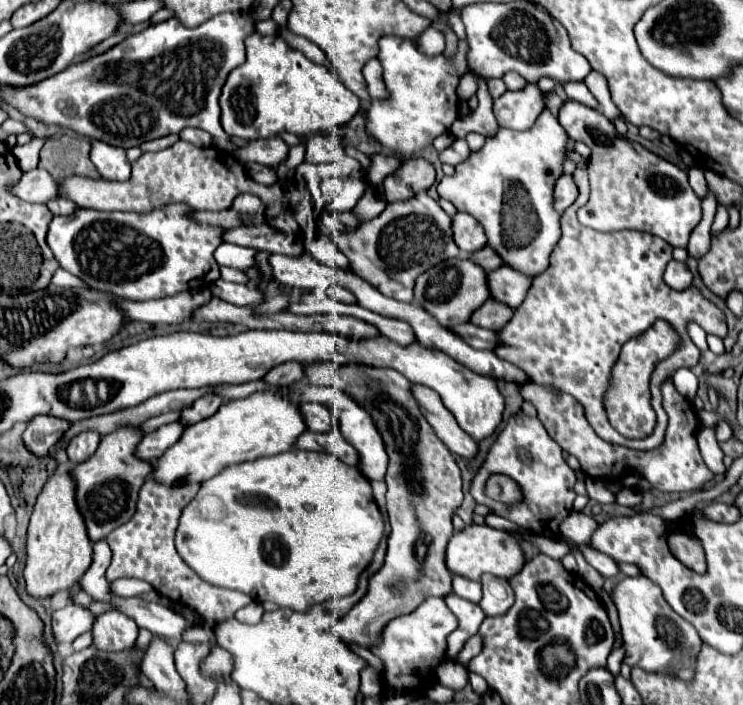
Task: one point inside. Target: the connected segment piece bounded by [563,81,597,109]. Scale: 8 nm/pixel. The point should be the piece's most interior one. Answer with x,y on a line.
577,90

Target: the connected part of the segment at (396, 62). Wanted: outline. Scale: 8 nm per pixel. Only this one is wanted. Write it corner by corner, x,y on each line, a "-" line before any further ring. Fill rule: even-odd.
463,25
455,29
459,35
459,51
453,61
447,61
443,55
425,57
421,55
409,39
397,35
383,35
379,39
379,63
383,67
383,81
387,97
373,99
365,131
369,137
379,141
391,153
399,157
419,155
437,135
449,133
453,121
457,119
457,83
459,77
469,73
465,65
465,33

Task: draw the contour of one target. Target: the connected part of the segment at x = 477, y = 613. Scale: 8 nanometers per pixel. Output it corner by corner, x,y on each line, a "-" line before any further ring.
449,593
445,597
445,603
447,607
455,613
455,617
459,619
459,627
447,637
447,655
449,659
455,659
455,653
459,653
459,649
463,647
463,643
477,633
481,621
485,619
485,615
481,613
481,607
471,603
471,601
465,601
453,593

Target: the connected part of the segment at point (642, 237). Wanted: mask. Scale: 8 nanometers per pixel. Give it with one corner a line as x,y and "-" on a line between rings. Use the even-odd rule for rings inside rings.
577,167
573,179
579,197
561,217
561,239
551,253
551,267
533,279
525,301
501,329
501,347
497,347
495,353
521,367
533,383
573,395
585,407
589,423
601,439
629,449
655,449
661,445
667,427
667,417
661,407
661,385
677,369
695,367
701,357
687,333
687,325
697,323
707,333
723,339
727,335
725,313
695,285
675,291
665,283
663,273
673,257
673,247
661,237
627,229
603,233
581,225
577,221
577,209
587,203
587,171
-
655,319
667,319
679,331
683,353
673,353
655,367
651,375
651,407
657,413
657,425
649,437
637,441
619,435
611,427
603,401
611,387
611,371
623,343
649,329

